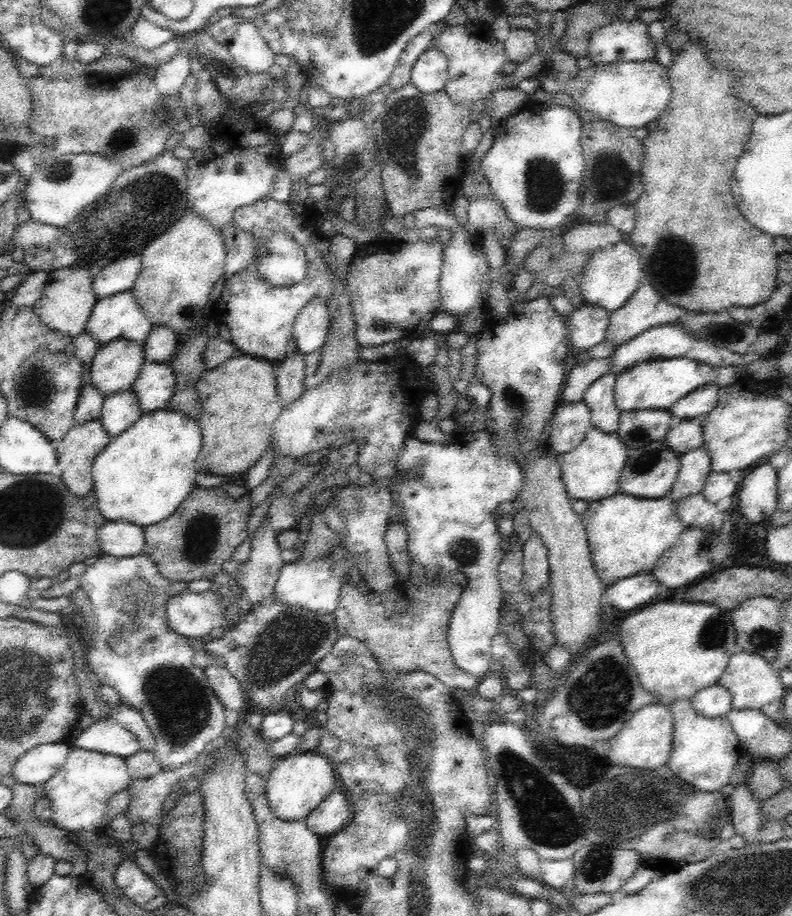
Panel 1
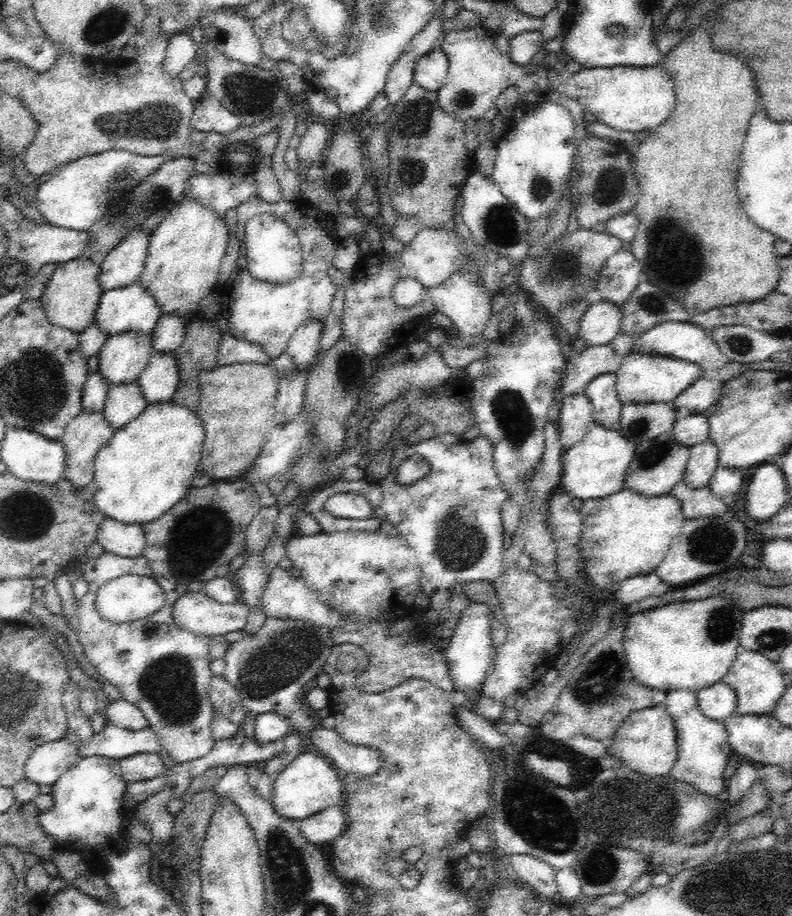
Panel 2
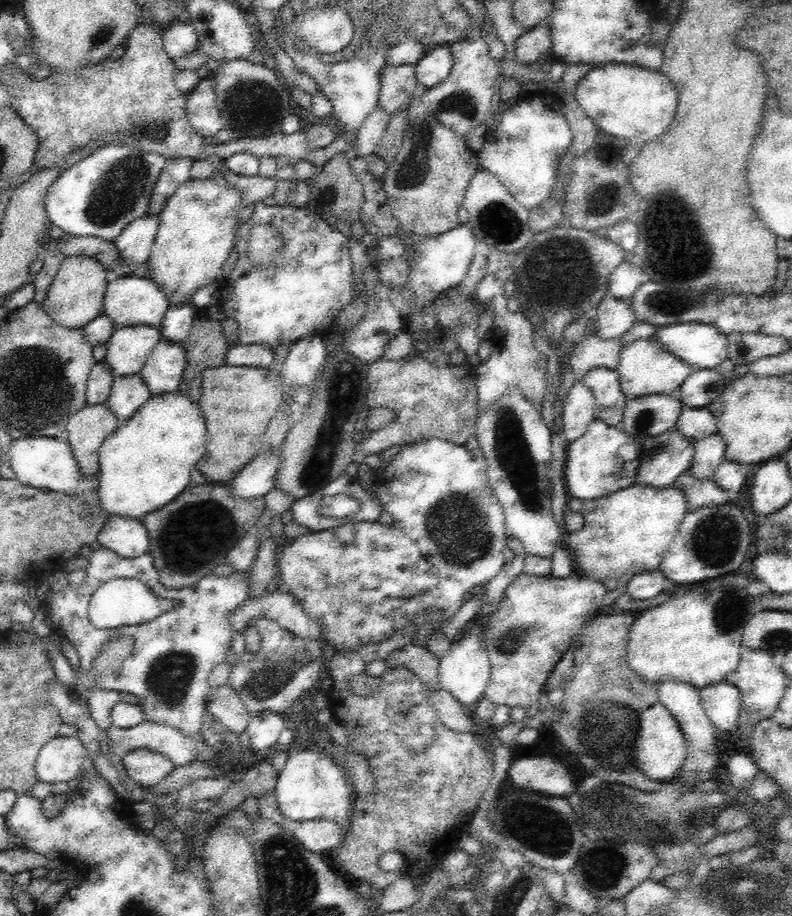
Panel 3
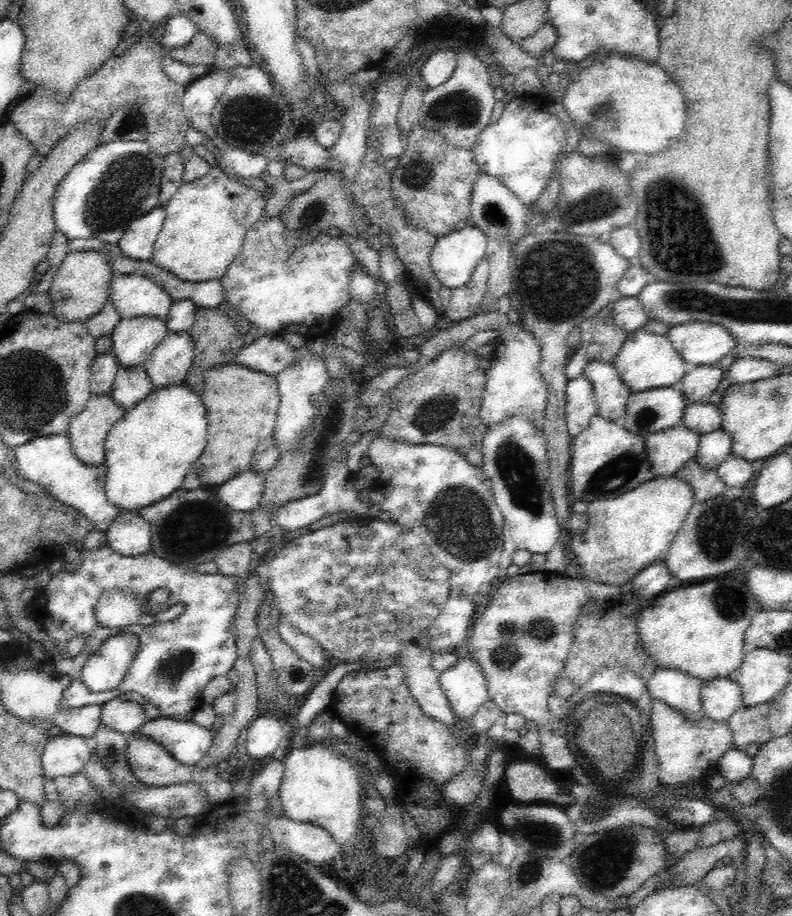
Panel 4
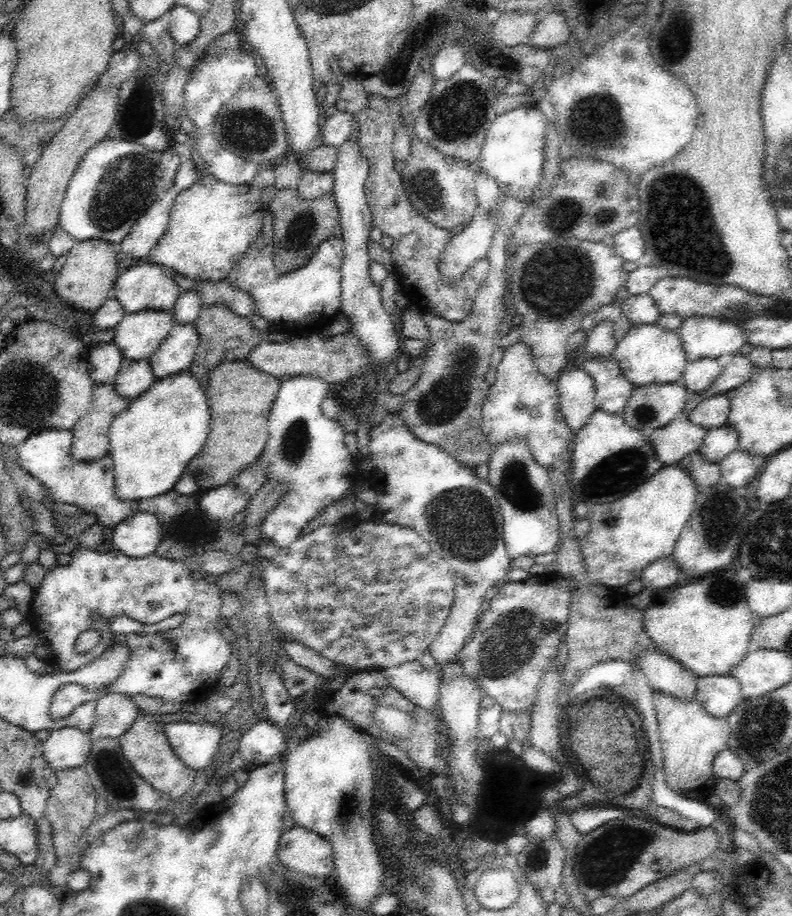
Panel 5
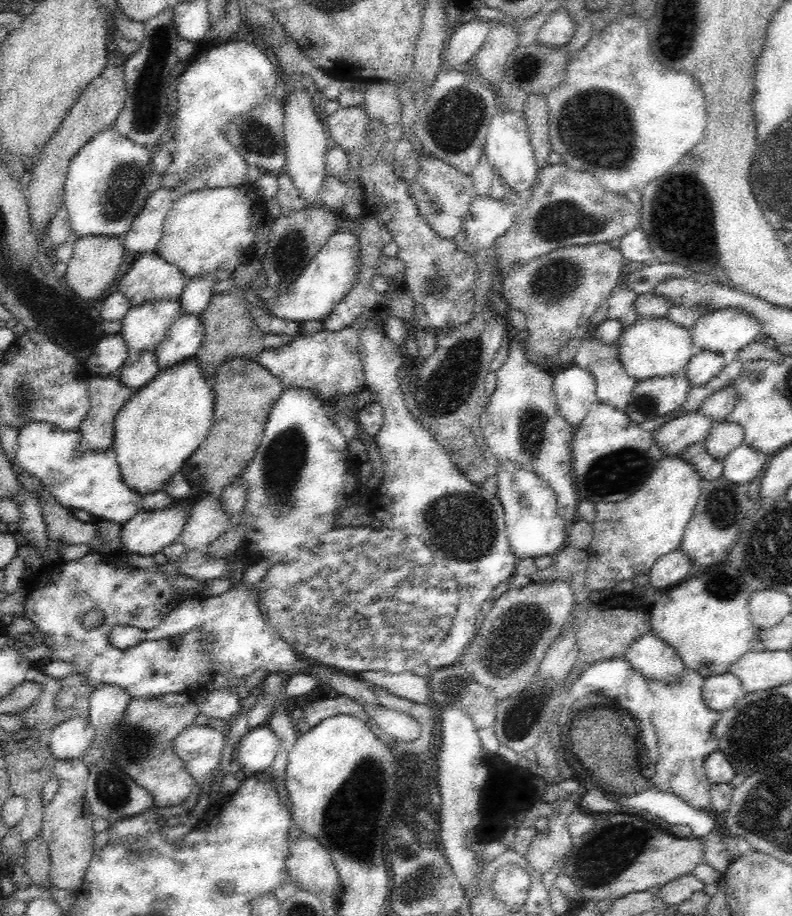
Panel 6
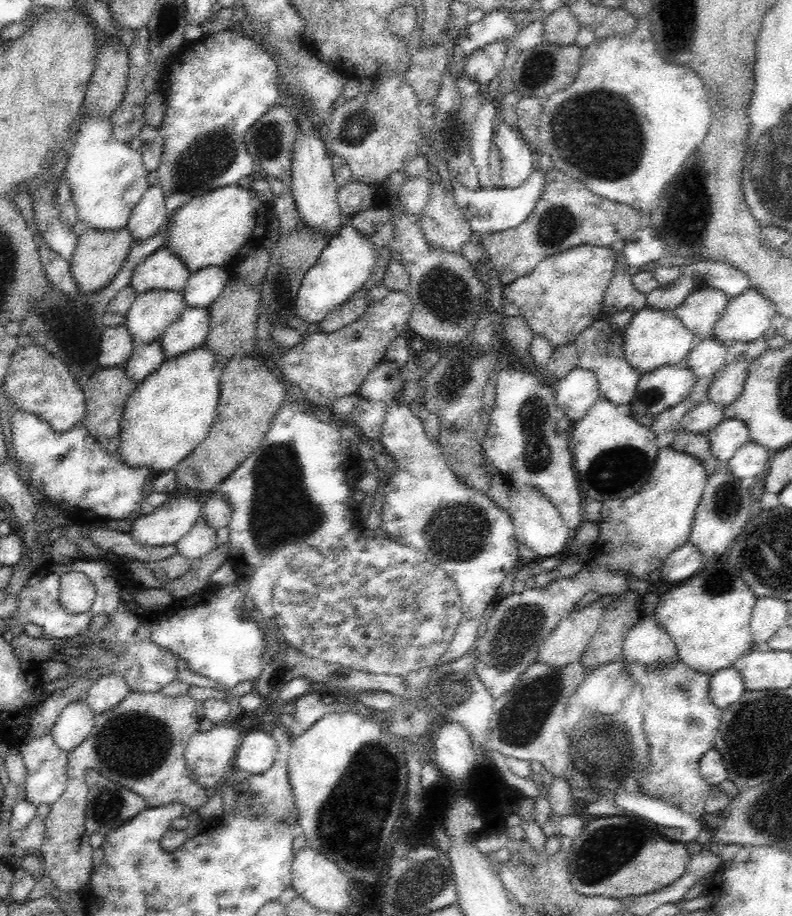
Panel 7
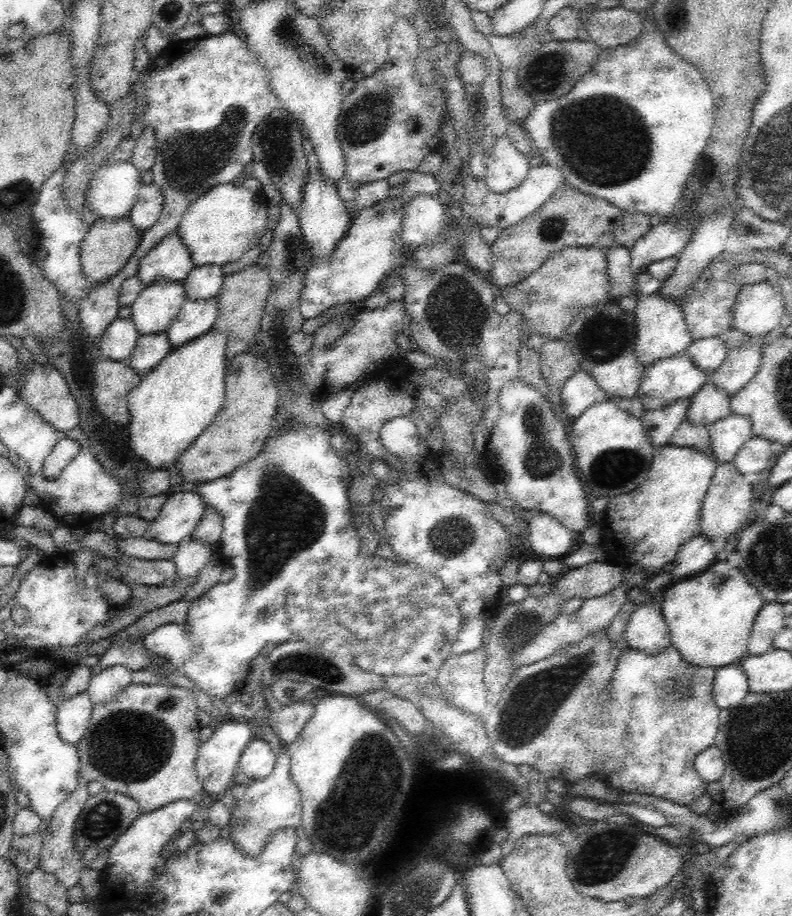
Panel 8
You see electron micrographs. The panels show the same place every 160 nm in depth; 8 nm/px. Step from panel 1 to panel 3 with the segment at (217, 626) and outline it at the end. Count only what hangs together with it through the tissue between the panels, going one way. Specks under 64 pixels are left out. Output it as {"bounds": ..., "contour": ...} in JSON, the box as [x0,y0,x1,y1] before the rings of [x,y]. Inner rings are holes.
{"bounds":[230,587,322,638],"contour":[[[283,587],[246,599],[230,612],[230,625],[235,632],[242,631],[257,618],[275,620],[284,630],[302,638],[322,636],[322,625],[308,616],[302,603]]]}

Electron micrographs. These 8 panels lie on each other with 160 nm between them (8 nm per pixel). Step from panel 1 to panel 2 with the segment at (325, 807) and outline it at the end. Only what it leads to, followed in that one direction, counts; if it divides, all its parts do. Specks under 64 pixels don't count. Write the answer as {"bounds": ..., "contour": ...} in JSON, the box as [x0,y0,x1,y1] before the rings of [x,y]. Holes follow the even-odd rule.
{"bounds":[300,802,346,845],"contour":[[[341,802],[302,819],[300,830],[307,841],[320,845],[338,838],[346,826],[342,807],[343,803]]]}

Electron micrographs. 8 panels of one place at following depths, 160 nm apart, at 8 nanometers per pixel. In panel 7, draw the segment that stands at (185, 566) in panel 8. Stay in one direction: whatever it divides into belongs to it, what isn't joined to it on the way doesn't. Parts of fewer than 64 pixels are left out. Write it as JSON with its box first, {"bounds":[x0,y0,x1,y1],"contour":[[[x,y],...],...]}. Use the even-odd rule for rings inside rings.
{"bounds":[176,516,217,561],"contour":[[[201,516],[200,519],[196,520],[196,524],[190,529],[190,532],[184,534],[176,542],[177,552],[192,561],[196,558],[202,558],[217,546],[216,531],[217,529],[208,524],[204,516]]]}

